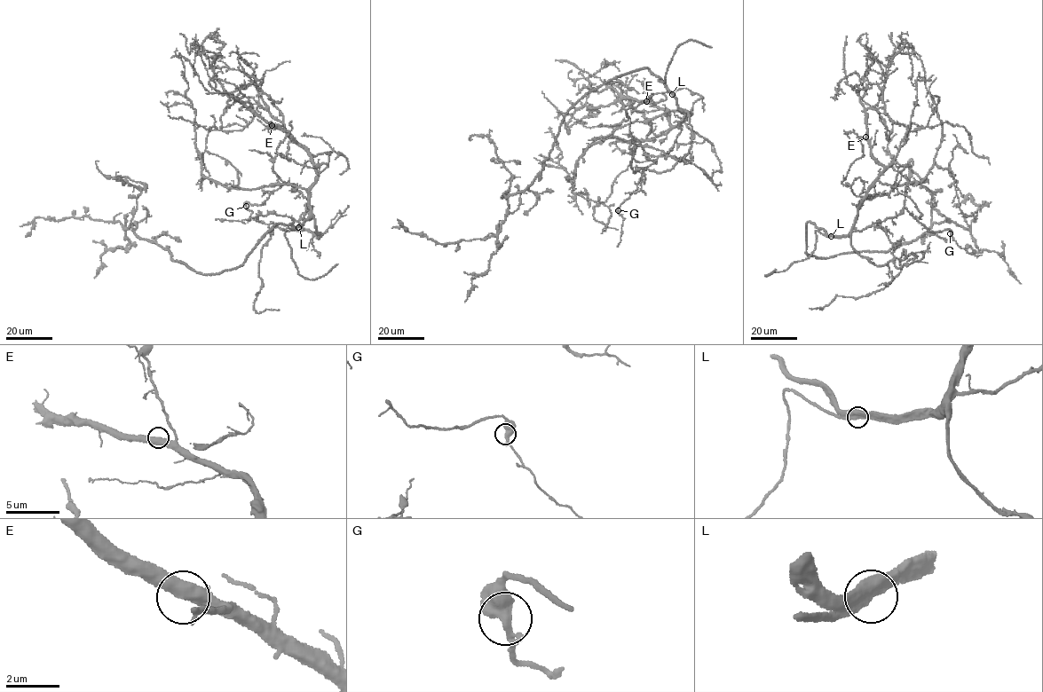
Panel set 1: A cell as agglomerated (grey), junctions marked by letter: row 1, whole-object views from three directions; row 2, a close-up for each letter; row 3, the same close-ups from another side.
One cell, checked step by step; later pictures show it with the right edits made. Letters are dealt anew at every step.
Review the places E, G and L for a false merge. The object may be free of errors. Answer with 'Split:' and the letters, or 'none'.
Split: none

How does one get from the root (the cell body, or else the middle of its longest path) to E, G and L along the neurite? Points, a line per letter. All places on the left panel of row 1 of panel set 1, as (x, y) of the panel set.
E: (265, 235), (275, 224), (303, 224), (309, 216), (310, 190), (317, 175), (314, 162), (304, 147), (272, 125)
G: (265, 235), (275, 224), (303, 224), (312, 213), (306, 209), (307, 200), (285, 182), (264, 204), (246, 206)
L: (265, 235), (275, 224), (298, 226)

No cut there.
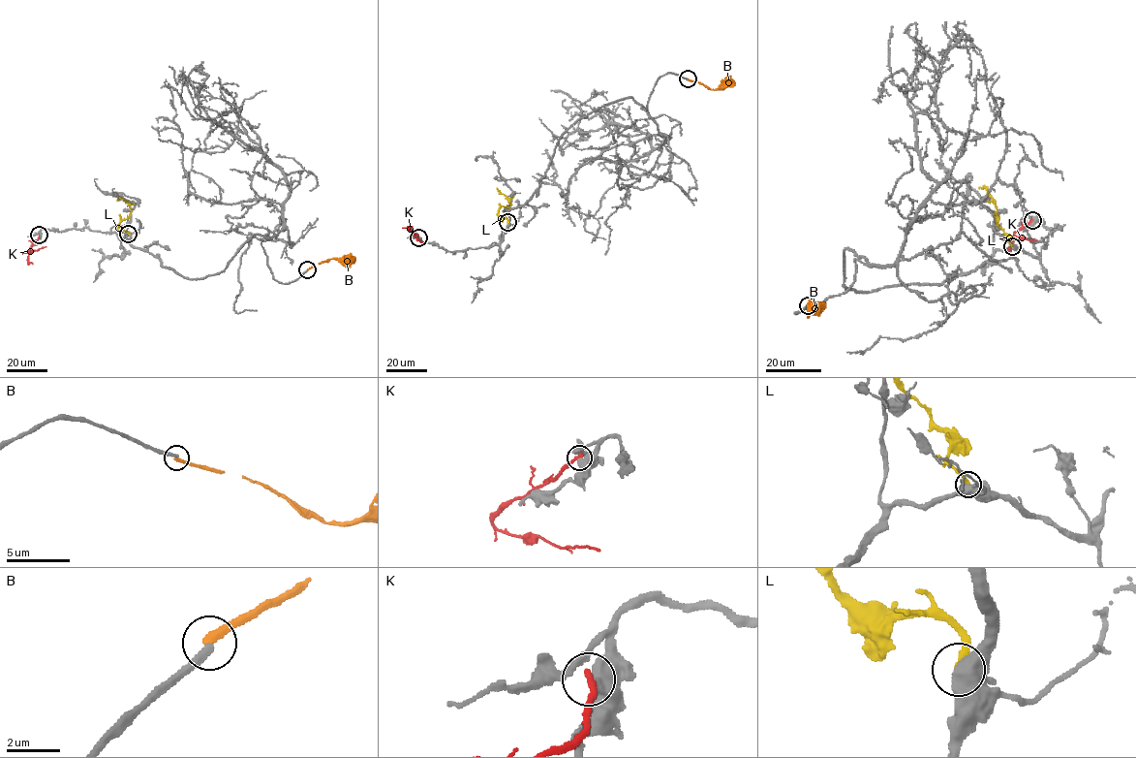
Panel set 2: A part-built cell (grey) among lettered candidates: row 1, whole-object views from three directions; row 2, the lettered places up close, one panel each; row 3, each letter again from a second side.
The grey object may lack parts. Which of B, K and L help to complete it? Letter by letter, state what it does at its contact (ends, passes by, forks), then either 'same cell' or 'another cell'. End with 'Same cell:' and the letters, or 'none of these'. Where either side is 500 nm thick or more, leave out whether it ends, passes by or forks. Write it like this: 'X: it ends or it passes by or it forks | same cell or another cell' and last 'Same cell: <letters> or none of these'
B: it ends | another cell
K: another cell
L: it ends | another cell
Same cell: none of these

